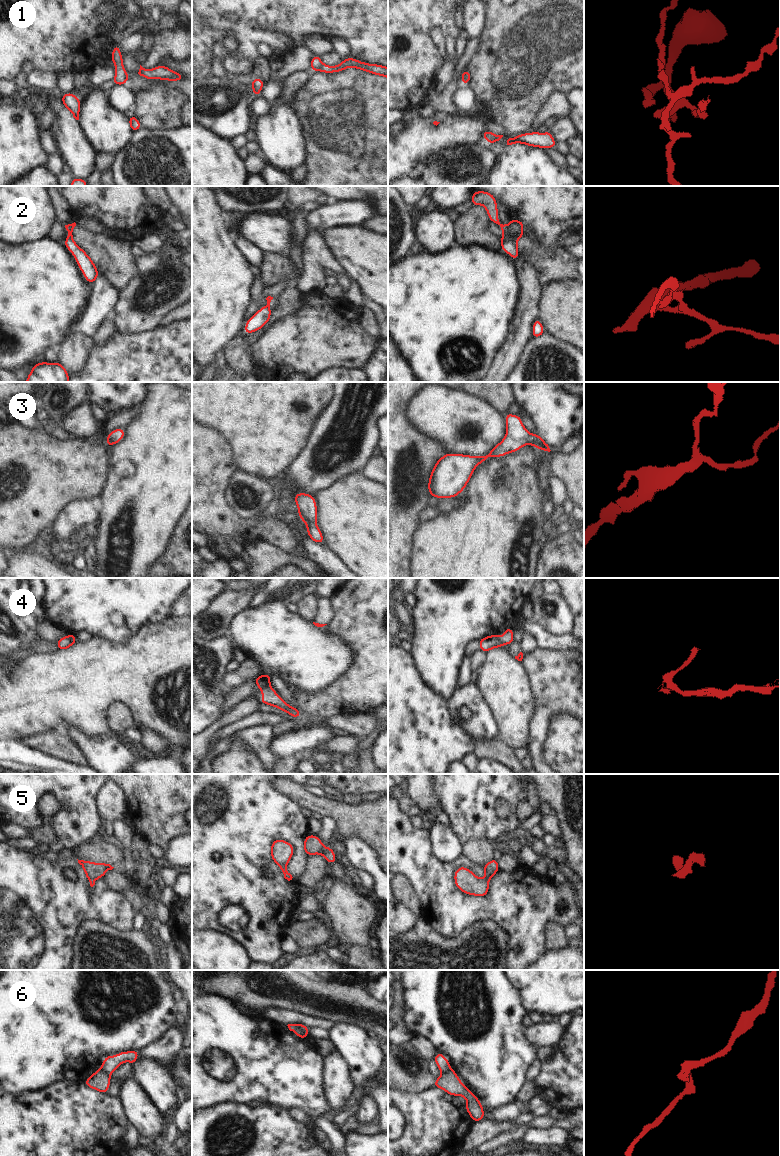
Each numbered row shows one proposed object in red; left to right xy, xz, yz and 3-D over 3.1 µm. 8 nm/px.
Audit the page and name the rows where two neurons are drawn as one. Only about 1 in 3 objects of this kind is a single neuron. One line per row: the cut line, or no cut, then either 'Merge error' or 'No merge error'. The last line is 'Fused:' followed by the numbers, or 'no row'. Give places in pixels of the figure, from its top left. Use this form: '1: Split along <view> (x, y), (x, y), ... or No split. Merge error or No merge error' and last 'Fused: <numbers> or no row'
1: Split along xz (322, 63), (318, 69). Merge error
2: Split along yz (509, 224), (509, 236), (501, 244). Merge error
3: No split. No merge error
4: Split along xz (269, 684), (261, 690). Merge error
5: No split. No merge error
6: Split along xz (292, 1024), (307, 1035). Merge error
Fused: 1, 2, 4, 6

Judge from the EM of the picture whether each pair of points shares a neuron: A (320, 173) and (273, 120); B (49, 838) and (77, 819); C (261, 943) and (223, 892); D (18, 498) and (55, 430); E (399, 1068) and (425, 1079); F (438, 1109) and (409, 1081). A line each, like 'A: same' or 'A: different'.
A: different
B: different
C: same
D: different
E: same
F: different

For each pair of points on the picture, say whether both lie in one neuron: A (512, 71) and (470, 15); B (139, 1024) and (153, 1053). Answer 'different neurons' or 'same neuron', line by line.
A: different neurons
B: different neurons

